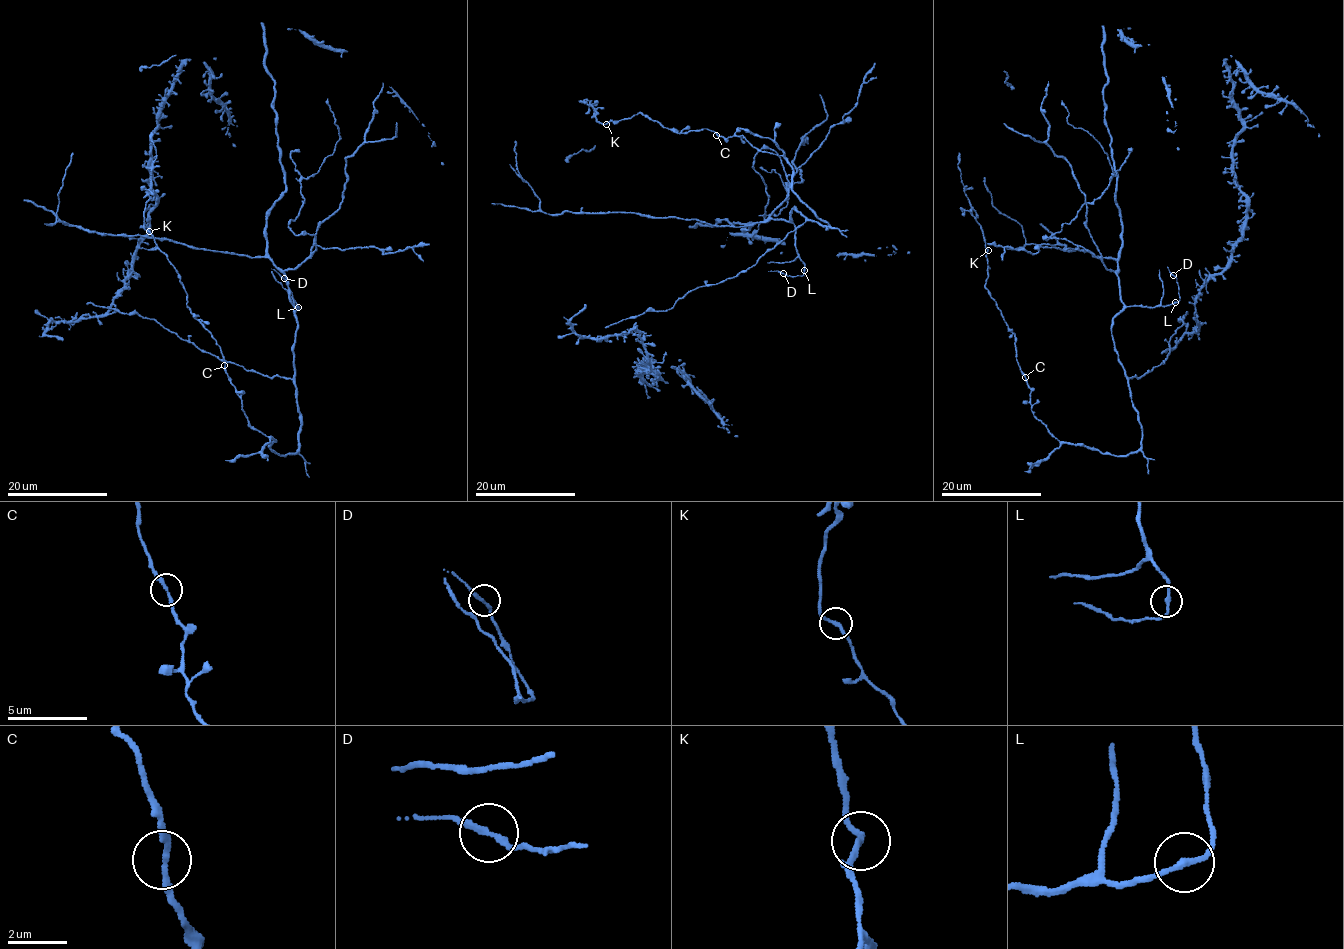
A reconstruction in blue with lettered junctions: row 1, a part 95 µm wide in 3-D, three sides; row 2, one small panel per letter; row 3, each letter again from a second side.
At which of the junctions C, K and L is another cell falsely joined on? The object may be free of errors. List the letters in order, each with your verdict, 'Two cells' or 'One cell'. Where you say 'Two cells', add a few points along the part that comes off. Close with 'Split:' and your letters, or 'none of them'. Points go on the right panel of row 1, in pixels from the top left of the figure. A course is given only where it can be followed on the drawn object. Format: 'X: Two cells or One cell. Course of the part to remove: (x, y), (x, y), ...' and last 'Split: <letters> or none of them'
C: One cell
K: One cell
L: One cell
Split: none of them

